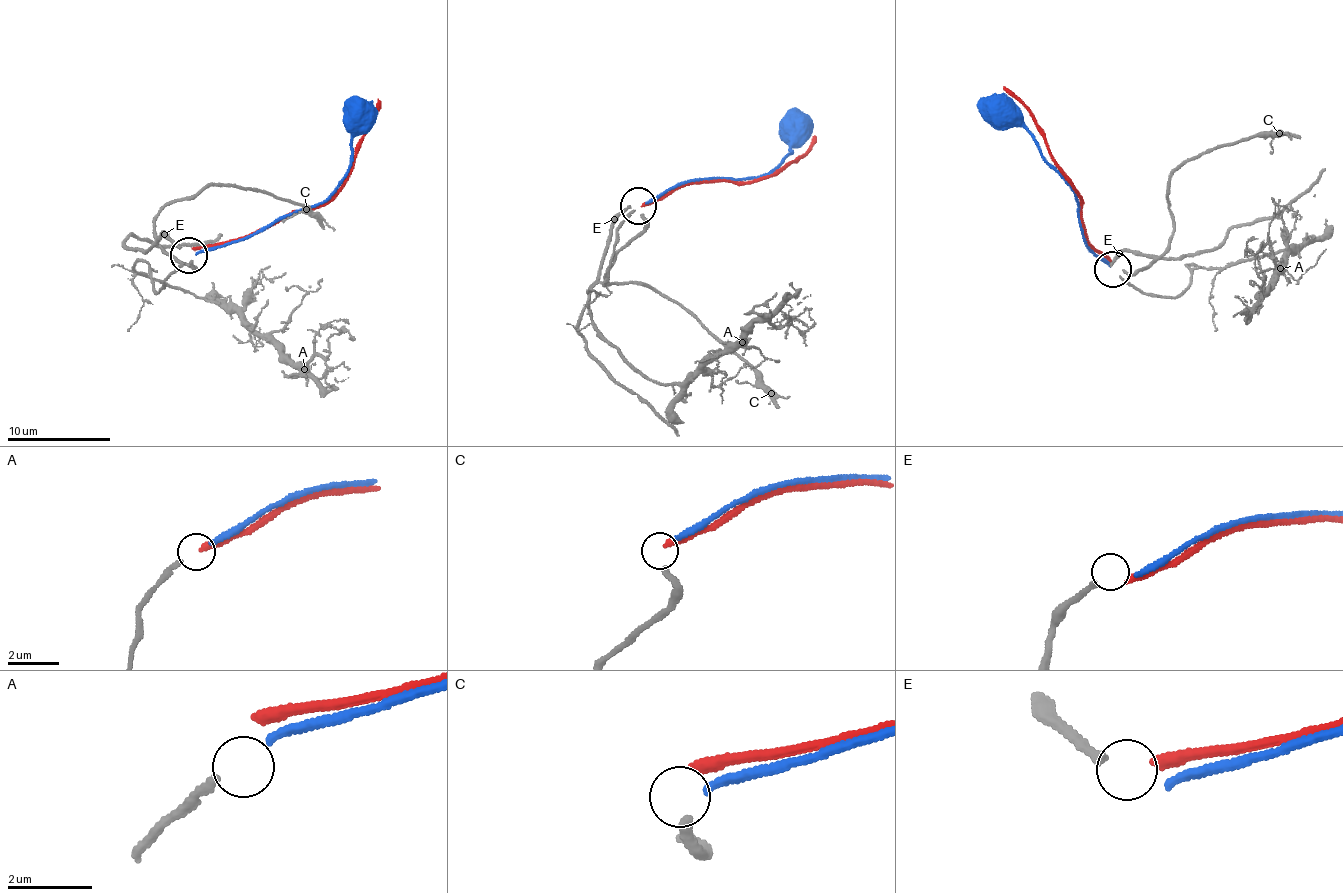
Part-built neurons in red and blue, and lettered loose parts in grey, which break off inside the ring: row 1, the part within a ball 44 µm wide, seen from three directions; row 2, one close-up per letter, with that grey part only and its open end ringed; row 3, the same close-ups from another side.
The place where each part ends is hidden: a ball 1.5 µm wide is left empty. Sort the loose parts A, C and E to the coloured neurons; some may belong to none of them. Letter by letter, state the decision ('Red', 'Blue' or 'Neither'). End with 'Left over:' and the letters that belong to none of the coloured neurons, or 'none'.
A: Blue
C: Red
E: Neither
Left over: E

